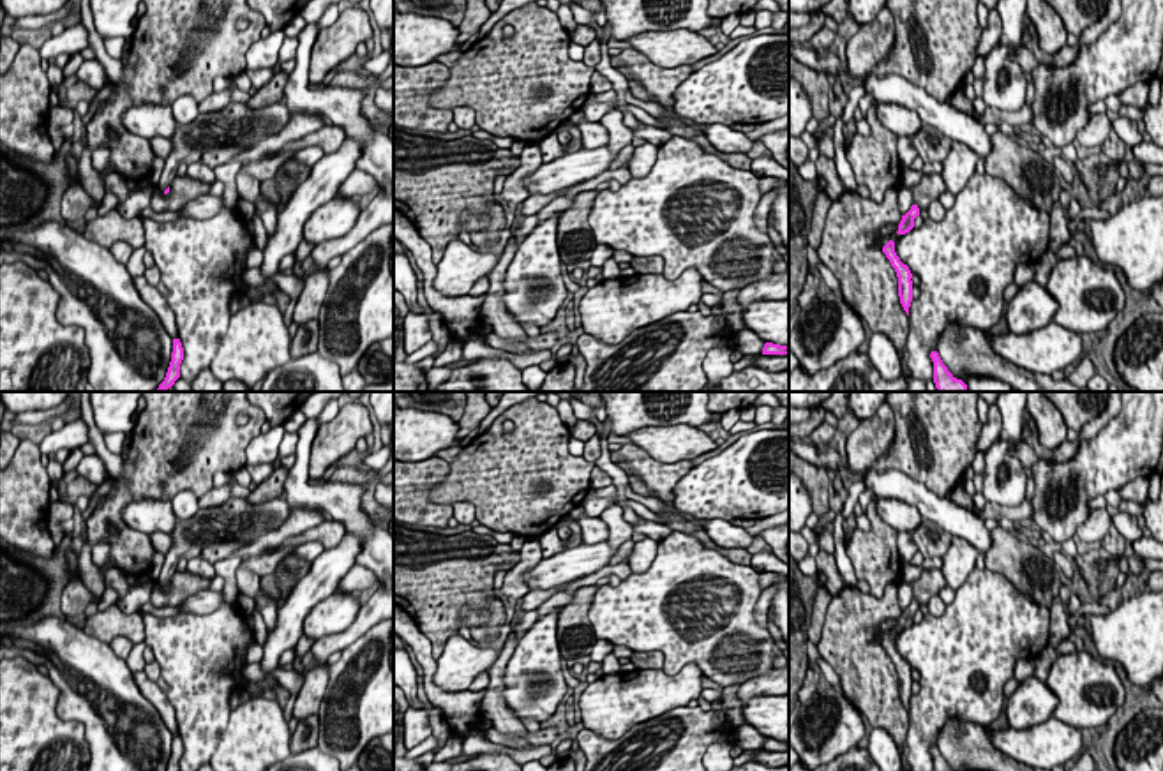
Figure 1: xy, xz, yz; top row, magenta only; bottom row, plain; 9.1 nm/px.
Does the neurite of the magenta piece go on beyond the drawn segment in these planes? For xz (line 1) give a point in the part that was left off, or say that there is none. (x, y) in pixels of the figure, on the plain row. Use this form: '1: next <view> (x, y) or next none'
1: next none

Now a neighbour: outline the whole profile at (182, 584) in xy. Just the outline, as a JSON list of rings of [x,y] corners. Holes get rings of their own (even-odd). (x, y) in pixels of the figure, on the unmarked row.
[[[187,570],[175,572],[168,589],[161,586],[159,580],[154,584],[150,602],[154,607],[176,607],[191,595],[208,589],[210,582],[210,579]]]

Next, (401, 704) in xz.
[[[394,683],[394,771],[425,771],[416,759],[406,757],[402,720],[409,707],[402,688]]]

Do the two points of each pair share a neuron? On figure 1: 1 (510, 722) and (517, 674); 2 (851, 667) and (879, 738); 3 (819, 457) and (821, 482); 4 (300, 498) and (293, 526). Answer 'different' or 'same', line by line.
1: different
2: different
3: different
4: different

